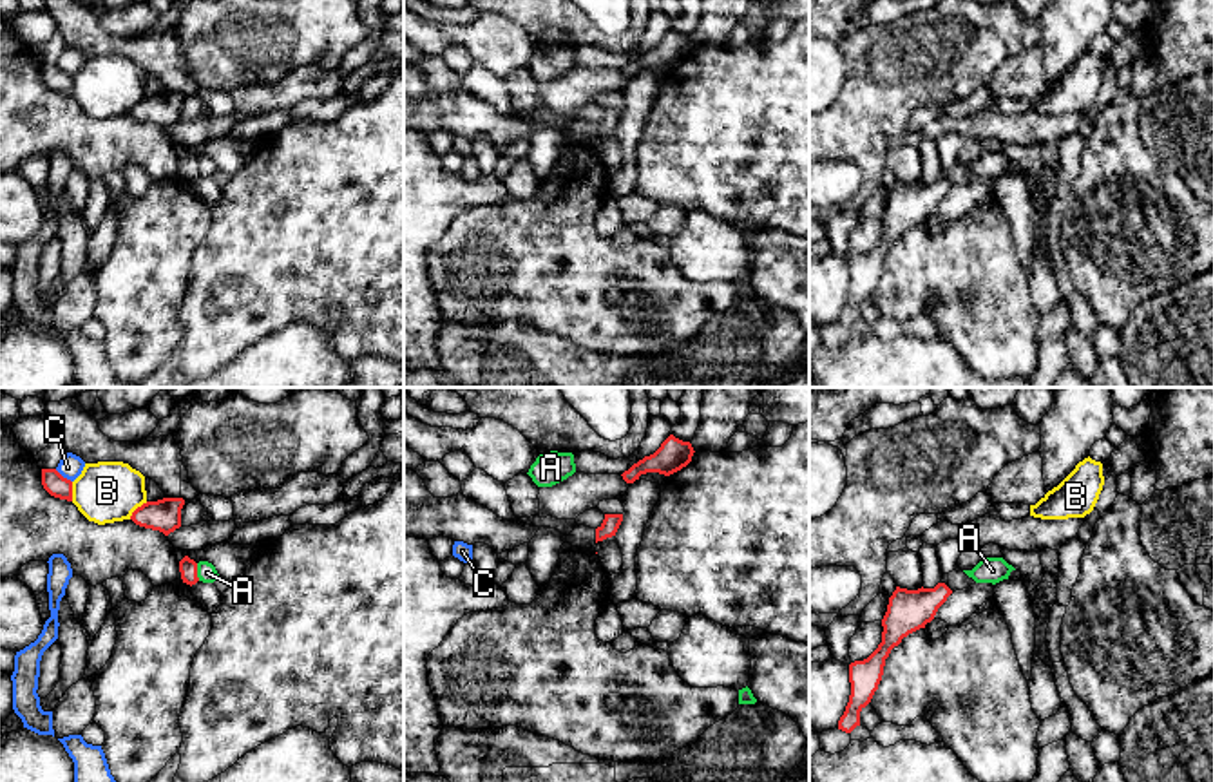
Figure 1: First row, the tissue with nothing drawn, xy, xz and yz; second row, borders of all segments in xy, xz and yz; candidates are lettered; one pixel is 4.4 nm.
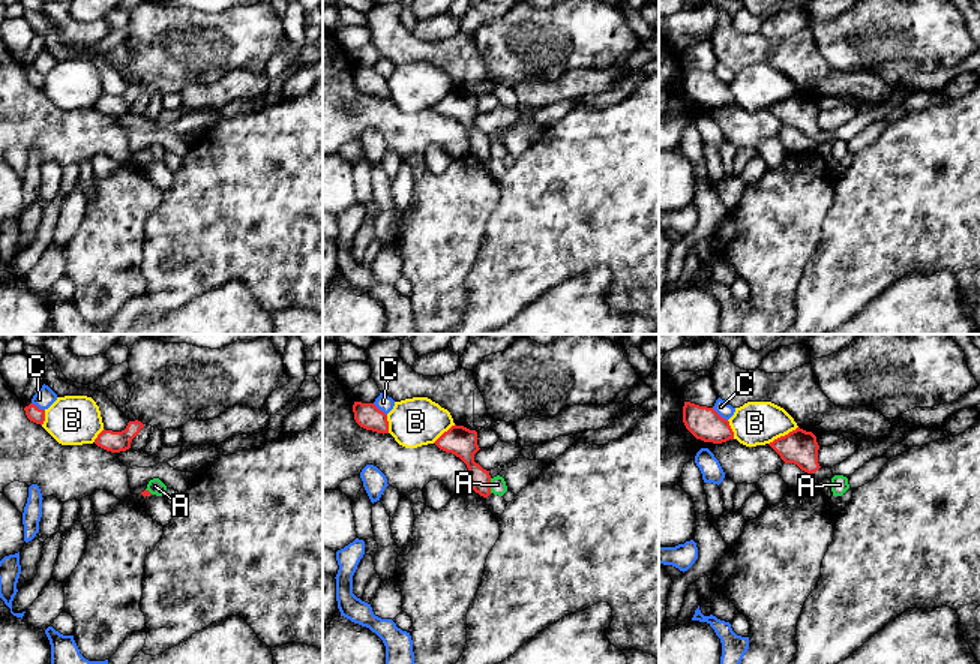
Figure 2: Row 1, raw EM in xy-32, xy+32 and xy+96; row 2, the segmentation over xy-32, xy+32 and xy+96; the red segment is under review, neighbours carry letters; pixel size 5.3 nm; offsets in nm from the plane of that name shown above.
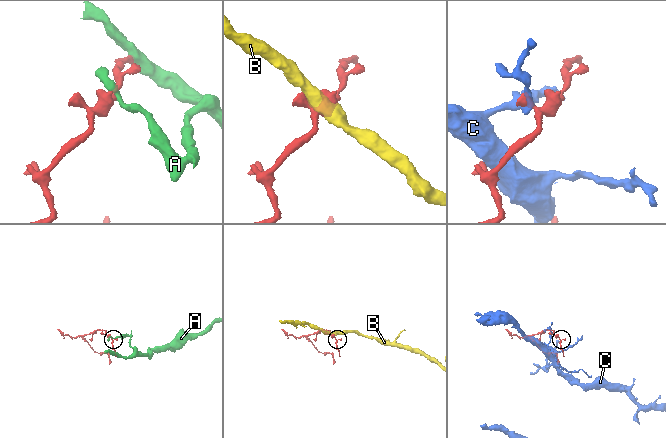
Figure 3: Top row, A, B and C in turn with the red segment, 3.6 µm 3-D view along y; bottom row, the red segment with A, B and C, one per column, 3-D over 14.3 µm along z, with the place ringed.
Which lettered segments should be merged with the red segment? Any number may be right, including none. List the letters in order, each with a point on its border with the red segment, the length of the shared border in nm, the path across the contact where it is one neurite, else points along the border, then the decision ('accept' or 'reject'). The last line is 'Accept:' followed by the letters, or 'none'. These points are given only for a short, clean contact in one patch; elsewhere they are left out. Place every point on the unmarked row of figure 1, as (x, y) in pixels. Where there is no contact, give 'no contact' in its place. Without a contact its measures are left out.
A: xy (196, 167) | 80 nm | reject
B: xy (136, 104) | 120 nm | reject
C: xy (62, 71) | 100 nm | along xy (55, 64), (71, 76) | reject
Accept: none

